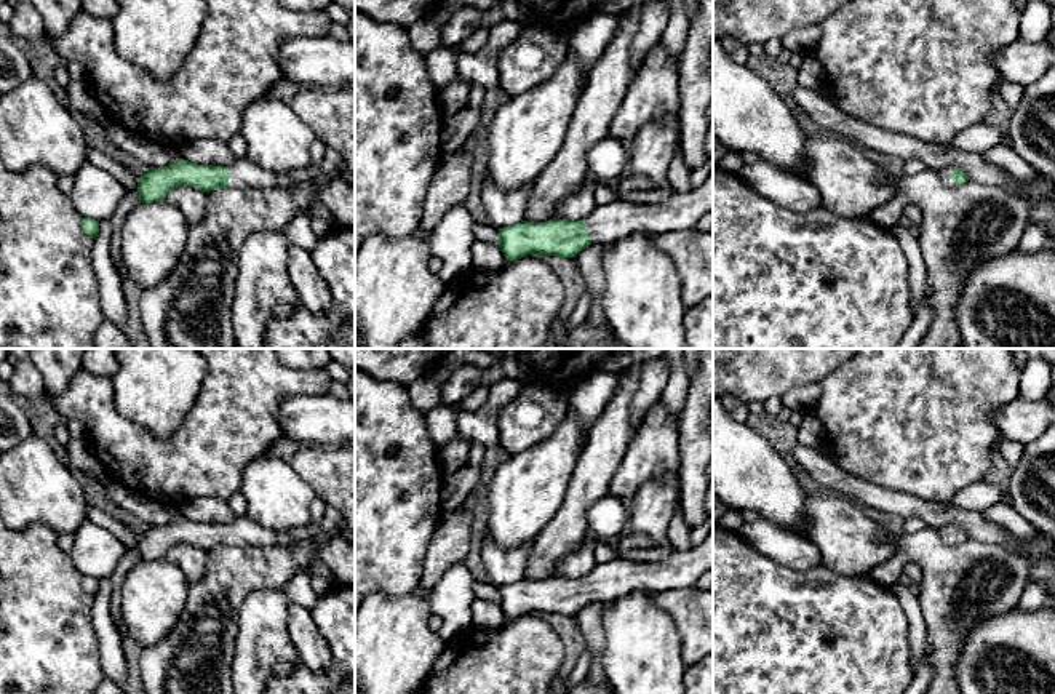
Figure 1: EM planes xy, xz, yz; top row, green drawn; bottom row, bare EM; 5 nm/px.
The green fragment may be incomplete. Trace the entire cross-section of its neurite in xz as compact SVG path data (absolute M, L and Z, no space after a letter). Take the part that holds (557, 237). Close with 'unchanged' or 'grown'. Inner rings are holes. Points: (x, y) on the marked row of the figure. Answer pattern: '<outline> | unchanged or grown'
M713 168L705 182L681 193L671 190L660 203L615 200L598 205L582 221L521 221L499 229L499 248L505 259L518 261L529 254L575 257L588 245L606 246L633 232L681 232L713 213Z | grown

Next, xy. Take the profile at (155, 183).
M246 157L230 166L197 165L184 158L163 166L147 168L137 181L139 203L161 201L168 192L179 185L190 185L209 193L216 187L272 189L294 187L297 184L323 185L326 176L318 166L288 174L262 170Z | grown

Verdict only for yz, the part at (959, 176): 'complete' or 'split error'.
split error

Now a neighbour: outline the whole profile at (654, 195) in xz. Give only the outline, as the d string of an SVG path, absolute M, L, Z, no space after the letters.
M671 189L630 190L620 193L620 200L631 203L660 203L668 198Z

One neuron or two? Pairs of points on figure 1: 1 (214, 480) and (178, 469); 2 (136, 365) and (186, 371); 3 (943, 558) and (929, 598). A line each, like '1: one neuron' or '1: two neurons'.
1: one neuron
2: one neuron
3: one neuron

